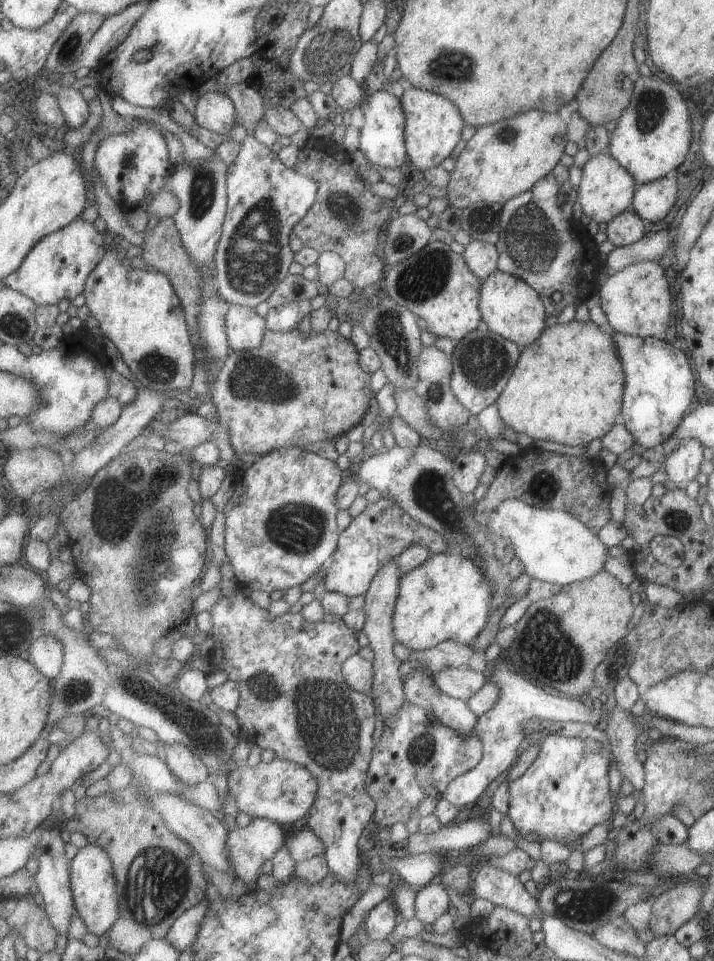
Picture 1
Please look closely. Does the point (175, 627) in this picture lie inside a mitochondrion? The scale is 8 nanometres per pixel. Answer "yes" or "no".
no

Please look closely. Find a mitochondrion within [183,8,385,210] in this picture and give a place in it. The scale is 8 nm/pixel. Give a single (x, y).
(325, 50)

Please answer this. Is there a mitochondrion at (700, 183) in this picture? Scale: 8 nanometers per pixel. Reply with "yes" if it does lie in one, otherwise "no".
no

